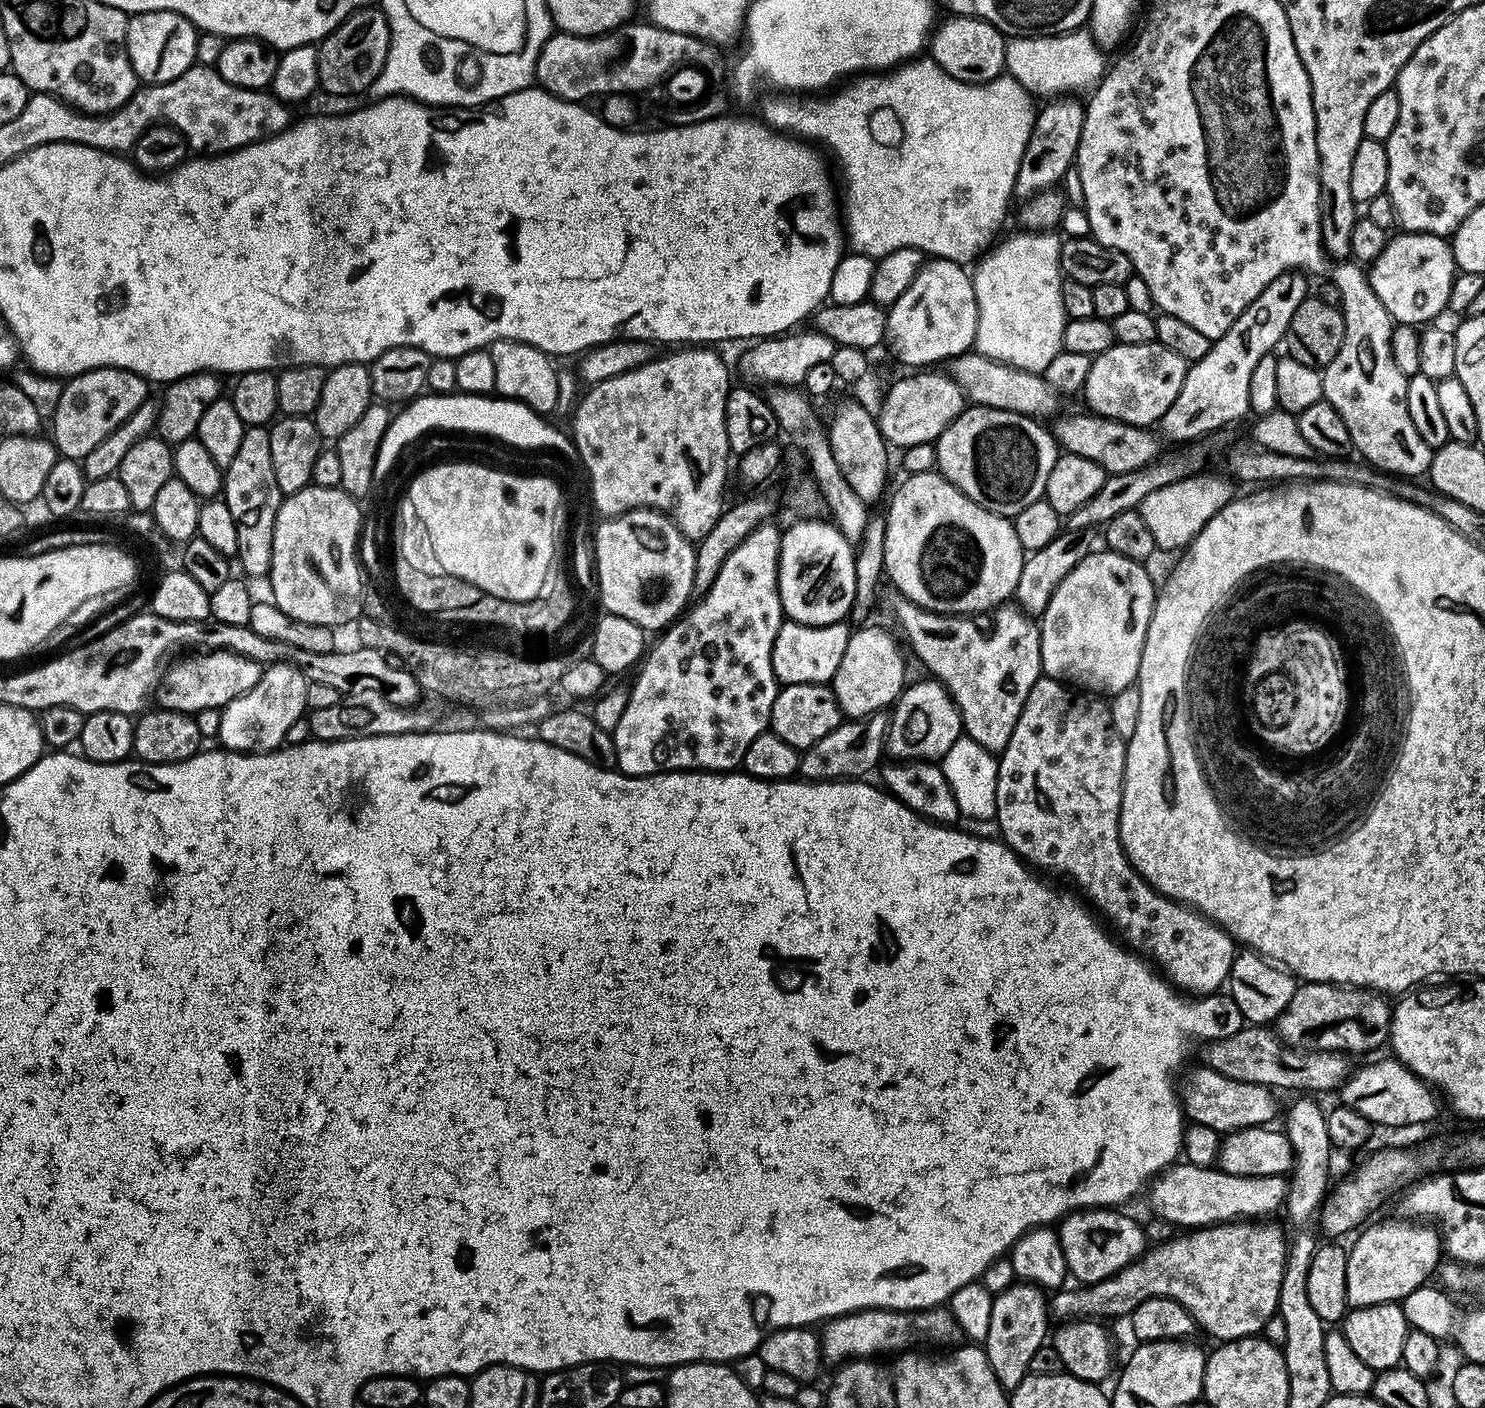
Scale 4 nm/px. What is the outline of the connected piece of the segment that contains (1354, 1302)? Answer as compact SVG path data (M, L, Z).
M1399 1219L1384 1220L1381 1224L1369 1223L1359 1233L1361 1236L1353 1242L1352 1248L1347 1249L1346 1298L1352 1308L1402 1302L1414 1290L1425 1287L1442 1263L1439 1231L1424 1222Z

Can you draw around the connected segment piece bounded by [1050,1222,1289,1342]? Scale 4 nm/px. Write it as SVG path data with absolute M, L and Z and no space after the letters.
M1233 1222L1231 1224L1211 1224L1209 1228L1198 1228L1195 1230L1188 1230L1185 1231L1183 1234L1177 1234L1177 1236L1172 1240L1167 1240L1165 1244L1158 1244L1155 1245L1151 1250L1145 1251L1143 1256L1140 1256L1133 1262L1132 1264L1126 1265L1126 1267L1121 1272L1115 1272L1113 1276L1110 1278L1106 1278L1102 1282L1098 1282L1097 1284L1085 1284L1083 1286L1072 1286L1076 1288L1071 1288L1071 1286L1065 1287L1063 1290L1056 1290L1051 1293L1050 1296L1050 1312L1053 1317L1056 1316L1058 1319L1060 1319L1060 1322L1072 1322L1075 1321L1077 1318L1104 1318L1100 1316L1124 1316L1124 1318L1131 1317L1131 1314L1134 1310L1138 1310L1138 1306L1142 1306L1142 1302L1146 1302L1150 1298L1154 1298L1155 1296L1161 1296L1162 1298L1170 1298L1174 1302L1178 1302L1180 1305L1182 1305L1188 1313L1191 1314L1193 1320L1196 1321L1197 1329L1200 1329L1202 1332L1203 1330L1210 1336L1213 1336L1213 1341L1216 1342L1223 1342L1225 1340L1237 1340L1238 1338L1246 1338L1247 1336L1258 1336L1263 1333L1264 1327L1266 1326L1266 1322L1270 1322L1270 1318L1272 1316L1277 1315L1276 1307L1278 1306L1278 1294L1282 1287L1282 1278L1283 1278L1283 1270L1284 1270L1284 1264L1287 1261L1287 1254L1288 1254L1288 1246L1289 1241L1286 1239L1286 1232L1284 1236L1284 1232L1282 1229L1279 1228L1278 1225L1272 1224L1276 1222Z

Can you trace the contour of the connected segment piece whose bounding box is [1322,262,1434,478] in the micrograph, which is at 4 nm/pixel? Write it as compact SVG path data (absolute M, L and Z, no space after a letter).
M1336 262L1331 265L1331 283L1342 290L1344 299L1344 325L1346 334L1342 342L1342 350L1334 354L1334 362L1322 369L1324 377L1324 399L1342 414L1342 422L1346 422L1346 430L1350 430L1353 449L1361 452L1363 459L1373 469L1389 473L1397 478L1420 478L1432 464L1433 449L1422 442L1422 434L1414 430L1414 422L1410 422L1410 410L1406 410L1406 386L1408 377L1398 370L1392 353L1392 329L1394 321L1386 306L1374 294L1374 286L1370 286L1367 271L1356 262Z

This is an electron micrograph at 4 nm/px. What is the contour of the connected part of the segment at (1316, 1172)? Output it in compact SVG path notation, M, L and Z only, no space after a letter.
M1304 1094L1301 1100L1296 1100L1288 1108L1288 1121L1282 1124L1283 1131L1290 1138L1290 1146L1294 1163L1290 1173L1290 1191L1286 1201L1286 1212L1292 1215L1296 1224L1313 1223L1314 1217L1319 1213L1324 1197L1330 1191L1328 1184L1328 1167L1332 1164L1334 1149L1330 1142L1330 1134L1326 1131L1326 1112L1320 1109L1319 1099Z

